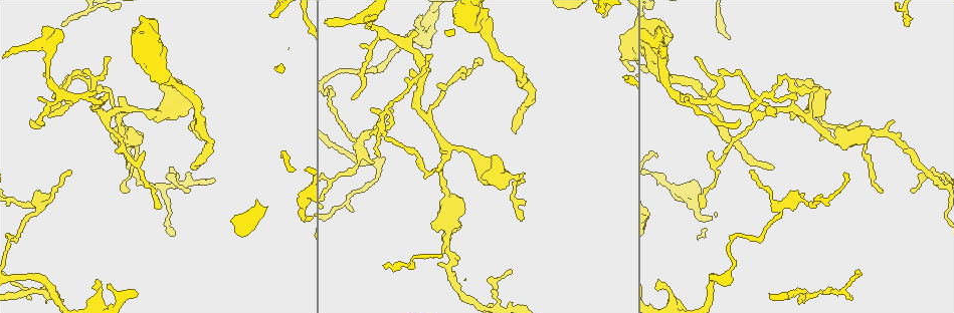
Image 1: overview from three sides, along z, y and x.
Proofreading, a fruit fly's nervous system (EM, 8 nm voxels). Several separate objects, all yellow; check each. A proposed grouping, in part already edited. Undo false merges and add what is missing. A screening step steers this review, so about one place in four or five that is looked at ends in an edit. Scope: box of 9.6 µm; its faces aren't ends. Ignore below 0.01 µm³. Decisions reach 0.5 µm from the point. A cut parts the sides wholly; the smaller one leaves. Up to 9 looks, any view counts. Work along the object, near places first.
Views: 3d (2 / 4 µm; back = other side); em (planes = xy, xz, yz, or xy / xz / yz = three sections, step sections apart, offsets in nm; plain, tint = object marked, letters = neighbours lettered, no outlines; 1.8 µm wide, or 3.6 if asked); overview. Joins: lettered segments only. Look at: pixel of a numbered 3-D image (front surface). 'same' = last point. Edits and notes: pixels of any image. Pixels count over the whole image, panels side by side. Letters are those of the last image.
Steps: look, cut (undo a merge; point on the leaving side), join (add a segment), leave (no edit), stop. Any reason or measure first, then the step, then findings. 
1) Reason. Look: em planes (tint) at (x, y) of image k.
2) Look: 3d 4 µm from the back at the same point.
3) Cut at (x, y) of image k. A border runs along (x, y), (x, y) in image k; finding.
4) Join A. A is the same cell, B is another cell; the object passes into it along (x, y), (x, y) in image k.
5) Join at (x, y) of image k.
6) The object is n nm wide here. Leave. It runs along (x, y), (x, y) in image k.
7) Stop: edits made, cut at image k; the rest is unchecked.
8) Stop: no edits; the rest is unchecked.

A fork. Look: 3d 4 µm at (781, 212) of image 1.

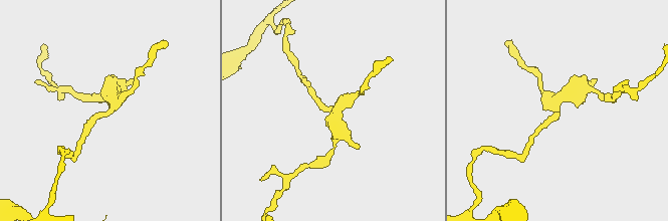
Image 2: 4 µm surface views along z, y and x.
3 arms meet here. Look: em xz step 8 (tint) at (555, 109) of image 2.

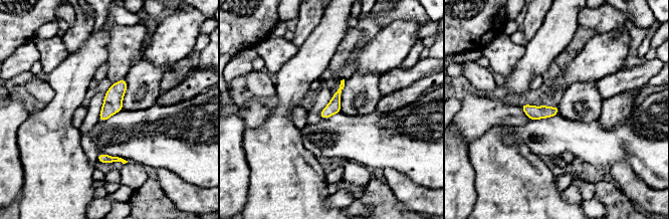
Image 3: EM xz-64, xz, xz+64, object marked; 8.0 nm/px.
Cut it another way. Look: em planes (letters) at the same point.

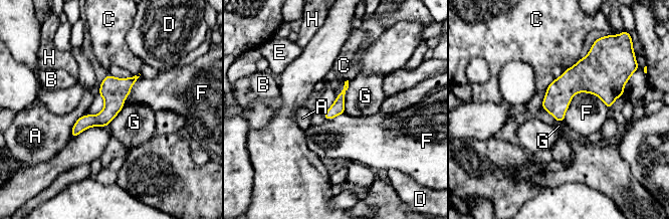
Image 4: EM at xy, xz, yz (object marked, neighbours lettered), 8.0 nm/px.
Leave. A, B, C, D, E, F, G and H are other cells; it runs along (133, 79), (98, 121), (73, 134) in image 4; continuous, no second neuron.

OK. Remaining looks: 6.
Look: 3d 2 µm at (70, 170) of image 1.

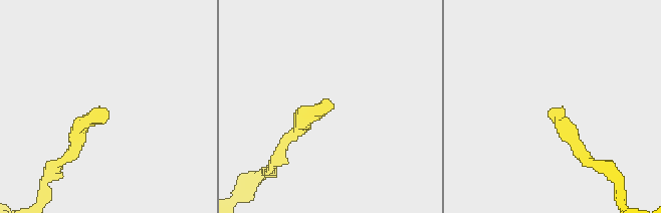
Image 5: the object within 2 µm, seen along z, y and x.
Shape alone is not enough. Look: em yz step 16 (letters) at (324, 105) of image 5.

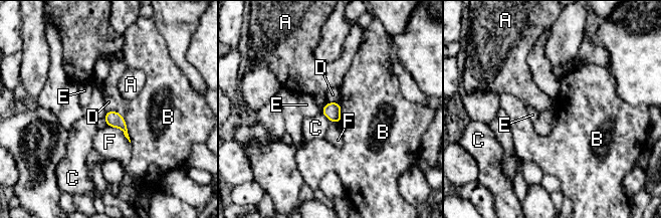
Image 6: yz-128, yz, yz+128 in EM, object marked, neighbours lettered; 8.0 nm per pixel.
The longest contact is with B, 280 nm. Leave. A, B, C, D, E and F are other cells; a border runs along (320, 112), (331, 121) in image 6; none of them fits.

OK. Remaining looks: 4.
Free end. Look: 3d 4 µm at (797, 82) of image 1.

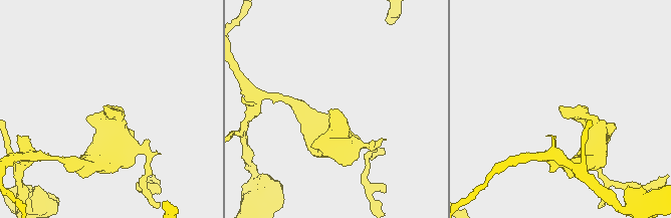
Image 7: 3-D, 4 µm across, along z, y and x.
Look: em planes (letters) at (339, 110) of image 7.

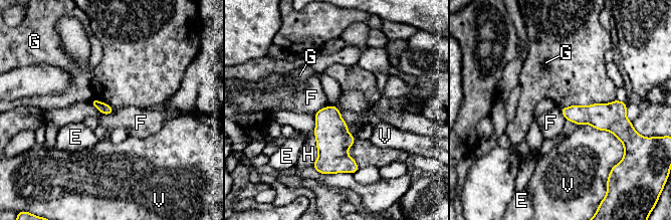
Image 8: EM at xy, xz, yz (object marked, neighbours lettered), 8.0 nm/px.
Leave. E, F, G, H and V are other cells; a border runs along (89, 101), (103, 114), (115, 110) in image 8; none of them fits.

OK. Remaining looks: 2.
Stop: no edits; the rest is unchecked.

